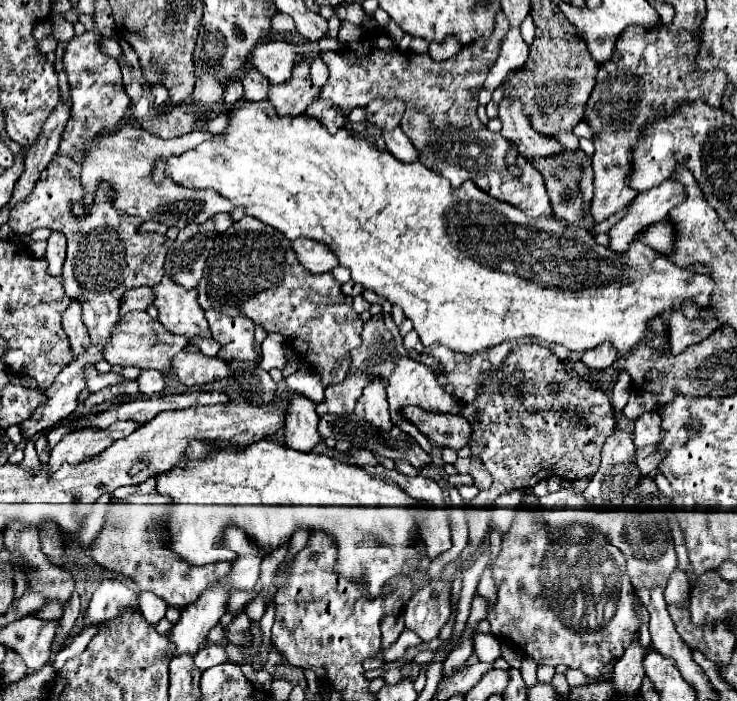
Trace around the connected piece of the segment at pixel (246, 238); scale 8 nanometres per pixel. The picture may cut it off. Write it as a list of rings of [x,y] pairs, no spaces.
[[[244,216],[242,220],[234,222],[228,232],[214,240],[214,244],[216,246],[208,256],[202,276],[202,310],[214,308],[228,316],[244,314],[254,324],[262,326],[268,334],[282,334],[290,348],[296,348],[296,358],[304,364],[312,364],[312,370],[318,372],[324,386],[344,380],[350,364],[348,356],[354,348],[360,346],[362,320],[352,308],[352,298],[342,292],[342,284],[330,272],[304,272],[304,266],[298,262],[296,252],[292,250],[292,242],[282,232],[268,228],[268,224],[252,216]]]

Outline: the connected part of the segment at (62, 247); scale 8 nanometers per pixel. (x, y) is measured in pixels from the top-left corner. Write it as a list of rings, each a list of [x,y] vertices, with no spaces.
[[[52,232],[48,238],[48,250],[46,250],[46,260],[48,260],[48,274],[50,276],[60,276],[62,274],[62,264],[66,256],[66,238],[62,232]]]

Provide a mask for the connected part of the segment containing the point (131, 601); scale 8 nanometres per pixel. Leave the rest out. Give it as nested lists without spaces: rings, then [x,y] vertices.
[[[104,580],[96,588],[90,600],[90,606],[84,614],[84,628],[88,628],[90,624],[102,624],[106,620],[112,620],[124,608],[136,610],[136,602],[138,602],[138,596],[126,584],[118,580]]]

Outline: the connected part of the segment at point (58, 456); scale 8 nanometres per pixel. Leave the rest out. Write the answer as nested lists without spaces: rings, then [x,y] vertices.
[[[126,420],[126,422],[116,422],[106,430],[100,428],[78,428],[76,432],[68,432],[50,454],[50,470],[58,470],[64,462],[68,464],[78,464],[84,462],[102,450],[106,450],[114,440],[120,440],[128,434],[132,434],[136,428],[140,428],[136,422]]]

